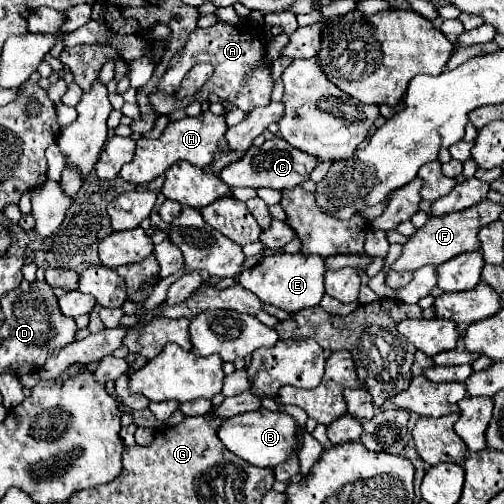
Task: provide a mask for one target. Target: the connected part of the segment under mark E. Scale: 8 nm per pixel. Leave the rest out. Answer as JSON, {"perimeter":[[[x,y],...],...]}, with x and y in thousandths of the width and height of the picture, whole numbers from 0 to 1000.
{"perimeter":[[[542,504],[542,508],[530,508],[526,516],[518,516],[514,524],[506,524],[502,532],[482,536],[470,556],[486,575],[510,583],[510,591],[518,591],[518,599],[542,603],[565,619],[593,619],[601,611],[629,607],[633,595],[641,591],[641,583],[645,583],[641,544],[645,544],[641,512],[629,512],[629,504],[621,504],[621,508]]]}

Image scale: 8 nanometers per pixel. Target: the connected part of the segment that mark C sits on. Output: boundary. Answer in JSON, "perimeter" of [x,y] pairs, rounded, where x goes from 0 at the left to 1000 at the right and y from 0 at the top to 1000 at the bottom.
{"perimeter":[[[542,270],[542,274],[526,278],[518,290],[498,290],[478,317],[446,329],[435,345],[435,353],[446,365],[454,365],[458,373],[462,369],[478,369],[478,373],[490,373],[490,369],[526,373],[530,369],[530,373],[546,373],[546,377],[569,377],[569,373],[577,377],[577,373],[593,369],[597,361],[613,357],[613,345],[621,341],[625,329],[629,329],[629,313],[617,313],[613,306],[573,290],[562,274]]]}

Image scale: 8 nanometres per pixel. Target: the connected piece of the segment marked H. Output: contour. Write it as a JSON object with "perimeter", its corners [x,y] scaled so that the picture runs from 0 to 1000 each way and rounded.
{"perimeter":[[[415,218],[411,222],[399,222],[395,230],[379,234],[379,230],[367,230],[359,238],[347,238],[347,242],[335,242],[331,254],[323,258],[323,266],[308,278],[288,278],[288,274],[276,274],[272,278],[272,298],[268,298],[268,313],[248,325],[240,333],[240,349],[244,357],[260,361],[260,365],[292,365],[300,361],[304,353],[312,349],[323,349],[327,337],[355,321],[355,317],[371,317],[379,321],[383,329],[395,329],[395,333],[407,333],[419,325],[423,317],[423,306],[431,298],[446,298],[450,294],[450,282],[446,282],[446,262],[450,262],[450,246],[446,246],[446,230],[427,230],[419,226]]]}

